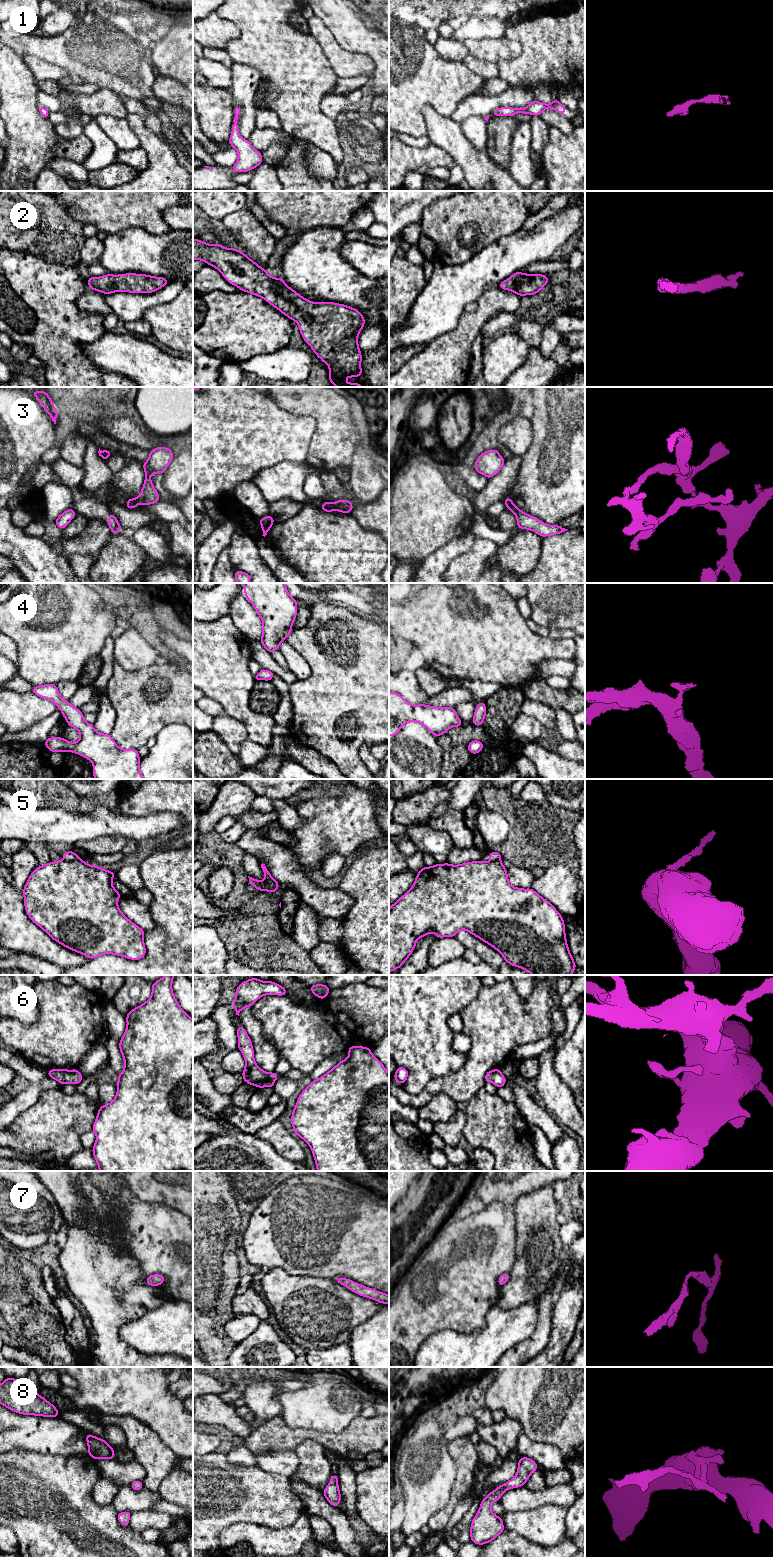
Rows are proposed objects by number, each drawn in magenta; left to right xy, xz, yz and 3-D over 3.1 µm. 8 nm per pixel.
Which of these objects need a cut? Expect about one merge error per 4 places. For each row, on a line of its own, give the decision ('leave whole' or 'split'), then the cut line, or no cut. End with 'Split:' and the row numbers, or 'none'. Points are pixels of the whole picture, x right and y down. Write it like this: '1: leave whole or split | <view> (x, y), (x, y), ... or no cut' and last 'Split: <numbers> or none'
1: leave whole | no cut
2: leave whole | no cut
3: split | xz (332, 503), (335, 509)
4: leave whole | no cut
5: split | xy (78, 858), (66, 860)
6: leave whole | no cut
7: leave whole | no cut
8: leave whole | no cut
Split: 3, 5

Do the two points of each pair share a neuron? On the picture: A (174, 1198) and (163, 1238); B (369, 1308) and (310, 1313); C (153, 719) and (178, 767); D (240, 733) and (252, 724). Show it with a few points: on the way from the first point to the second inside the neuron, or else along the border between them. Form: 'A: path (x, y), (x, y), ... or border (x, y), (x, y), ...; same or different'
A: border (149, 1201), (169, 1205), (182, 1213); different
B: path (354, 1309), (325, 1312); same
C: border (182, 723), (167, 724), (155, 737); different
D: border (227, 714), (237, 718), (244, 725), (249, 738); different

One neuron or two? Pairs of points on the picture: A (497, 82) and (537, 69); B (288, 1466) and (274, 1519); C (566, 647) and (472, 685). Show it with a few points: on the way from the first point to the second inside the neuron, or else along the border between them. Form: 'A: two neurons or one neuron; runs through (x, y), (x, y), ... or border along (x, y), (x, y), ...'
A: two neurons; border along (498, 76), (509, 85)
B: two neurons; border along (263, 1470), (271, 1474), (289, 1477)
C: two neurons; border along (464, 679), (491, 681), (501, 686)

